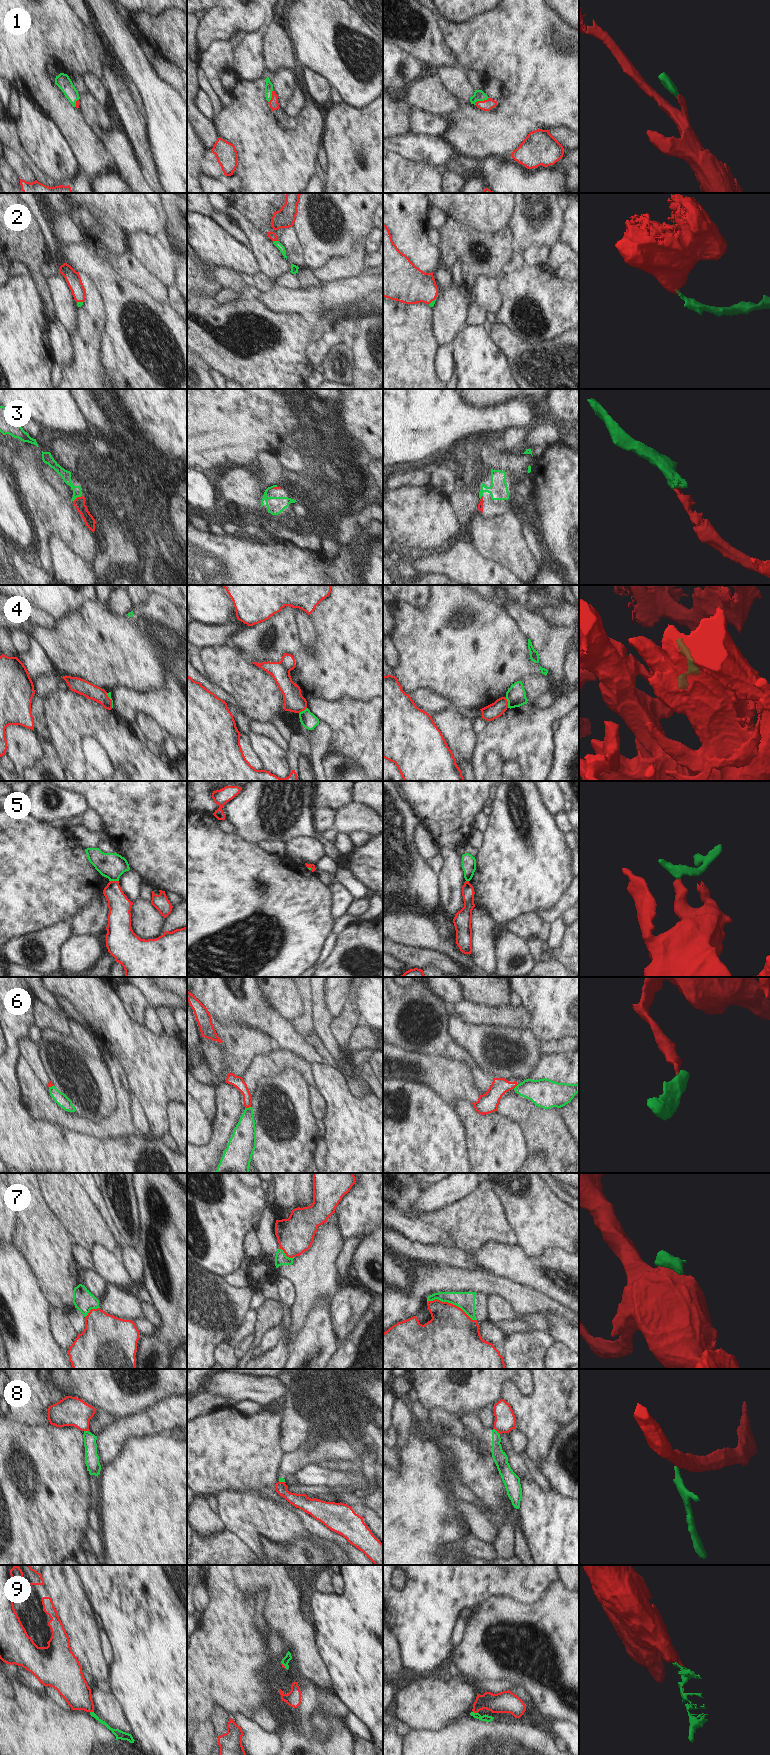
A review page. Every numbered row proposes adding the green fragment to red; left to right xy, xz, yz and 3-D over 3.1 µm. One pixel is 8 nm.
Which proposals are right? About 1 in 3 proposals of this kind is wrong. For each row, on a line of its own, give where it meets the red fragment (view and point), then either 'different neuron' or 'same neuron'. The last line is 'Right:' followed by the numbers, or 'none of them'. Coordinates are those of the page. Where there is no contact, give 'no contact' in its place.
1: contact yz (481, 101); same neuron
2: contact xz (276, 240); same neuron
3: contact xy (77, 497); same neuron
4: contact yz (507, 702); different neuron
5: contact xy (114, 881); different neuron
6: contact xz (247, 1107); different neuron
7: contact yz (452, 1304); different neuron
8: contact yz (496, 1430); different neuron
9: contact yz (475, 1712); different neuron
Right: 1, 2, 3

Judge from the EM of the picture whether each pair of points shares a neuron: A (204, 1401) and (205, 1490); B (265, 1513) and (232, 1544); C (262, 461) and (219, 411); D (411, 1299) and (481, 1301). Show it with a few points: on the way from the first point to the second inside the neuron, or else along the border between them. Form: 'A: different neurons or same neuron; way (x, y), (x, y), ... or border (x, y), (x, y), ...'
A: different neurons; border (226, 1405), (197, 1417)
B: different neurons; border (225, 1528), (234, 1533), (255, 1554)
C: different neurons; border (265, 450), (258, 454), (256, 462)
D: different neurons; border (477, 1292), (482, 1292), (487, 1296)

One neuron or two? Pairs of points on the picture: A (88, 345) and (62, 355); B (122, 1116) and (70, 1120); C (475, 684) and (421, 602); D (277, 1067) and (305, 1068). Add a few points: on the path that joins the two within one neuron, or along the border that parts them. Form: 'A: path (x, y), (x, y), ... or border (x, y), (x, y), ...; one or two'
A: border (70, 332), (74, 359), (71, 363), (60, 366); two
B: path (109, 1127), (87, 1127), (83, 1125); one
C: border (429, 595), (428, 602), (423, 608), (401, 602); two
D: path (284, 1063), (298, 1063); one

